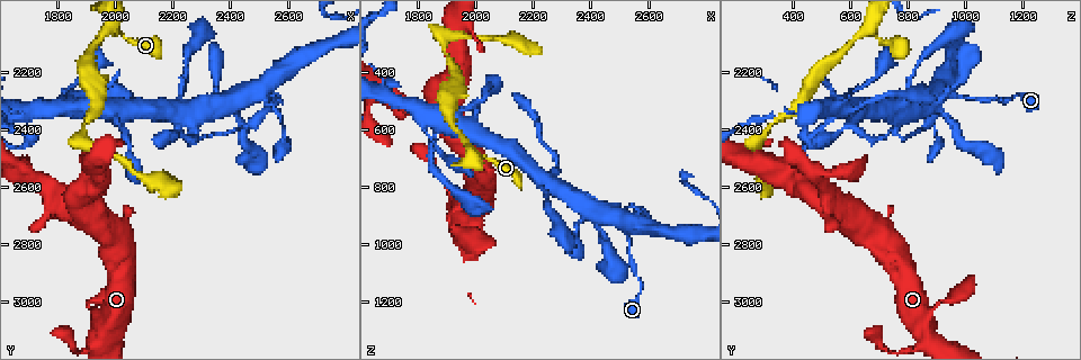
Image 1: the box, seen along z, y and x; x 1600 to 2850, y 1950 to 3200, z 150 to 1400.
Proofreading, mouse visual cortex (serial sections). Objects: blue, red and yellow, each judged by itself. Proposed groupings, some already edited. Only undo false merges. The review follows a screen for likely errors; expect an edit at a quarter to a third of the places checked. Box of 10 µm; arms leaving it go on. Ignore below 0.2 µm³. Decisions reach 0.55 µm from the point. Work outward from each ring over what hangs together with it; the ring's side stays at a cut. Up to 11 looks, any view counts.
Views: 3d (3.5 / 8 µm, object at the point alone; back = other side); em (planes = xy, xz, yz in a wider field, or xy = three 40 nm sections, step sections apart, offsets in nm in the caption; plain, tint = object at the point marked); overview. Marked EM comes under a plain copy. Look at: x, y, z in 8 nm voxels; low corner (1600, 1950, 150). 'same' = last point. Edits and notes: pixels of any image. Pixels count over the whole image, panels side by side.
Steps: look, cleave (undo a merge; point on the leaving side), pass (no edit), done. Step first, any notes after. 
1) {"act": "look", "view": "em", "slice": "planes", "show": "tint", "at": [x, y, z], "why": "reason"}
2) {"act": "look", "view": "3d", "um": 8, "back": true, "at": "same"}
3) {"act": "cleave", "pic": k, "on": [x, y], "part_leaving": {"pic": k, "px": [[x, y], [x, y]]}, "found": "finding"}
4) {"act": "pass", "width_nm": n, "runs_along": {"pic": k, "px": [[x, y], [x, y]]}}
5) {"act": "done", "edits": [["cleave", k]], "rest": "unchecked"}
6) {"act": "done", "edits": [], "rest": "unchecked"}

{"act": "look", "view": "3d", "um": 3.5, "at": [1990, 2040, 680], "why": "branch point"}

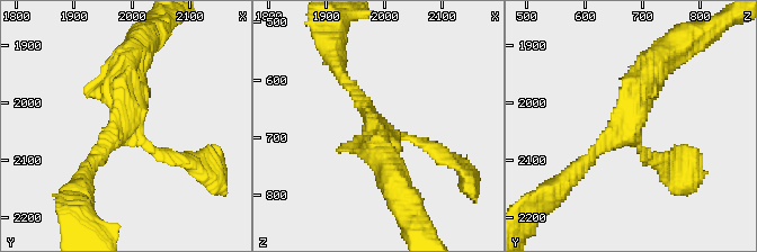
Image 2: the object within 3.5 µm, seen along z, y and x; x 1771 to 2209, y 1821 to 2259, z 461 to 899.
{"act": "look", "view": "em", "slice": "xy", "step": 3, "show": "tint", "at": [1995, 2045, 685]}

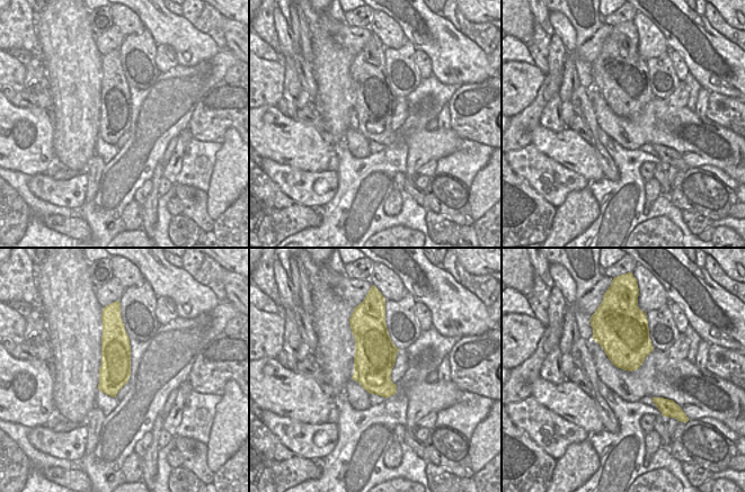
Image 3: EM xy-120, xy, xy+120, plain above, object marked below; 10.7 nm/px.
{"act": "pass", "width_nm": 440, "runs_along": {"pic": 2, "px": [[438, 153], [386, 133], [341, 78]]}, "found": "all the same cell"}

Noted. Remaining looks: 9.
{"act": "look", "view": "3d", "um": 8, "back": true, "at": [2260, 2340, 780], "why": "sharp bend"}

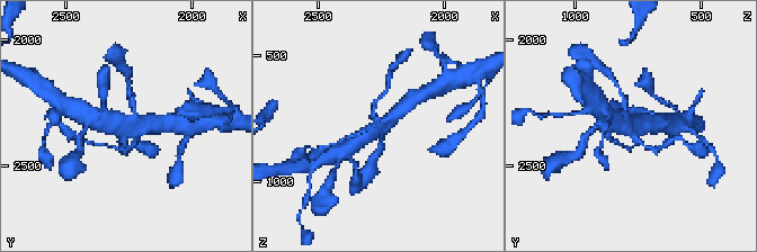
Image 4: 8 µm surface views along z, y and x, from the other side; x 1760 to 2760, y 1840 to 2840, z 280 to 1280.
{"act": "look", "view": "3d", "um": 3.5, "at": "same"}

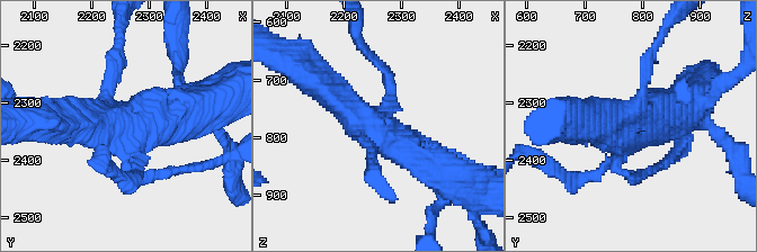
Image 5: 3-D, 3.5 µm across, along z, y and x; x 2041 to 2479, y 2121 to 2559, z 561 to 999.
{"act": "look", "view": "em", "slice": "planes", "show": "tint", "at": [2260, 2340, 790], "arms": 4, "arm_widths_nm": [150, 150, 450, 500]}

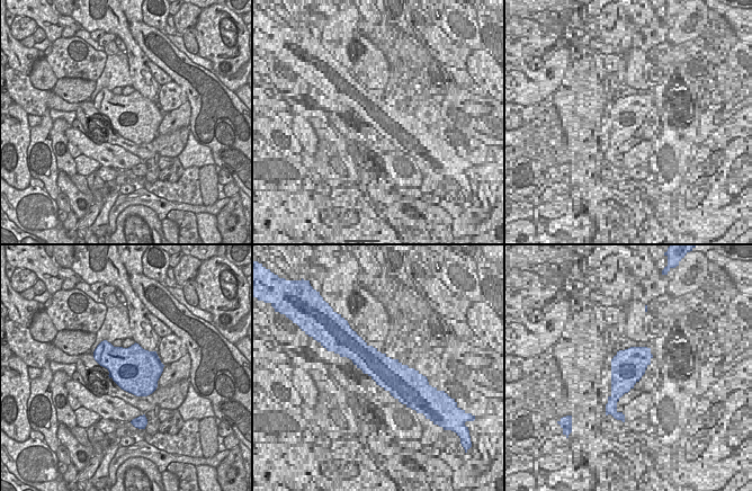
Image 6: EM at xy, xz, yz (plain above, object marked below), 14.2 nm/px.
{"act": "pass", "runs_along": {"pic": 5, "px": [[442, 173], [318, 81]]}, "found": "all the same cell"}

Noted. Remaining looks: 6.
{"act": "look", "view": "3d", "um": 3.5, "at": [1890, 2380, 330], "why": "narrows sharply"}

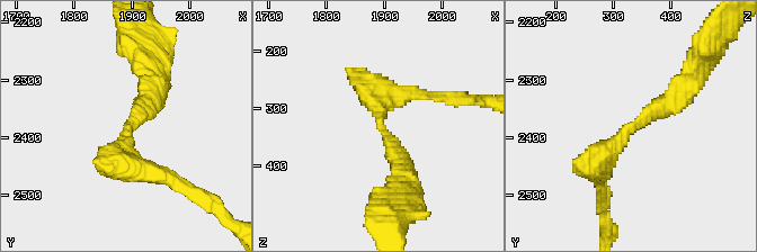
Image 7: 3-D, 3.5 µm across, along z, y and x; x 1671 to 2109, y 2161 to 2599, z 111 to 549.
{"act": "look", "view": "em", "slice": "xy", "step": 2, "show": "tint", "at": [1890, 2380, 330], "why": "shape alone is not enough"}

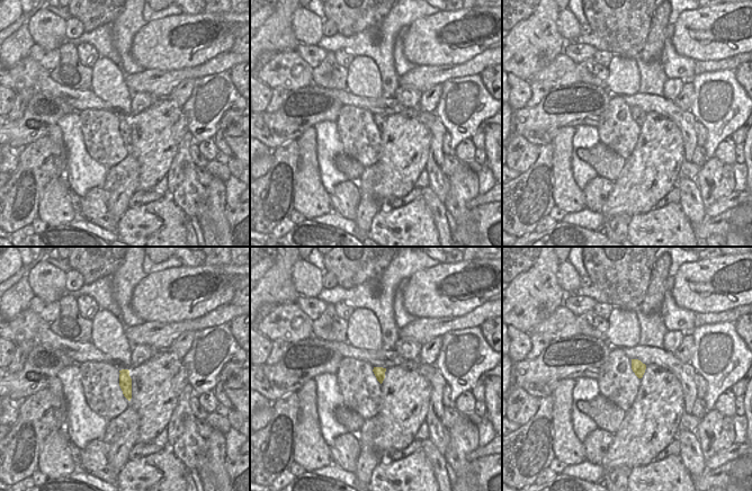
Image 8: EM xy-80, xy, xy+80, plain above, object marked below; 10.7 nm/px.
{"act": "look", "view": "em", "slice": "xy", "step": 5, "show": "tint", "at": "same", "why": "cut it another way"}

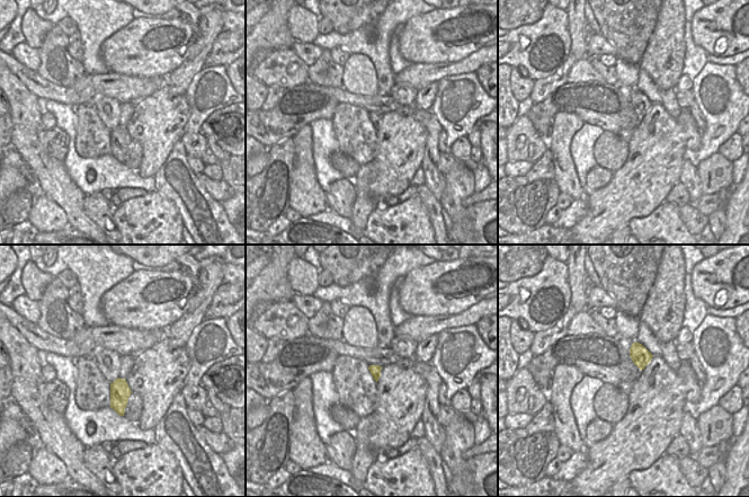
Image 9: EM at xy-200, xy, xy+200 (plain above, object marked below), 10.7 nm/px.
{"act": "pass", "runs_along": {"pic": 7, "px": [[684, 87], [629, 125], [597, 177]]}, "found": "continuous, no second cell"}

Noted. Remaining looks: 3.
{"act": "look", "view": "3d", "um": 3.5, "at": [1820, 2660, 540]}

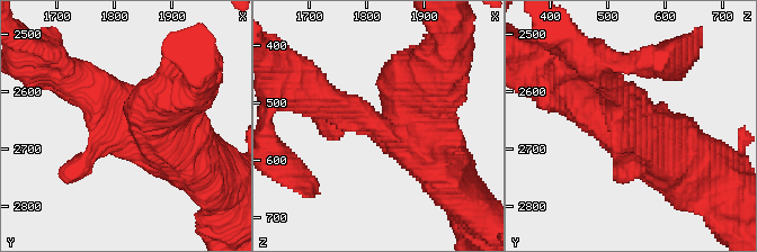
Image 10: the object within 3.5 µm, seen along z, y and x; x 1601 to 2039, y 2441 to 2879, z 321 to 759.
{"act": "look", "view": "em", "slice": "xy", "step": 3, "show": "tint", "at": [1830, 2655, 550], "why": "need the tissue"}

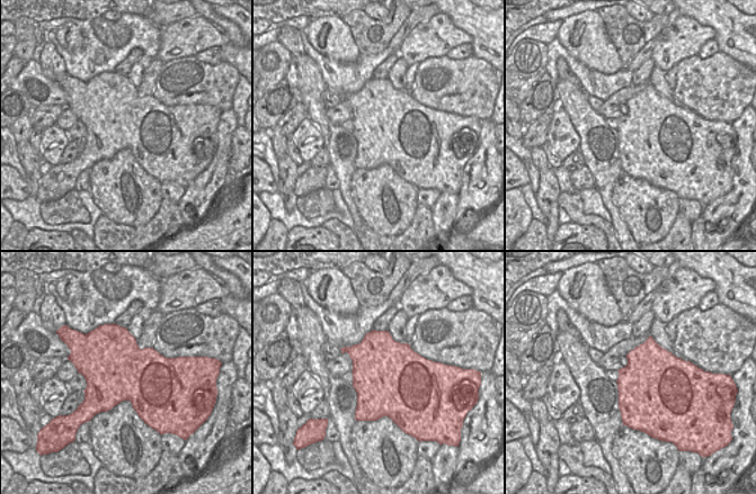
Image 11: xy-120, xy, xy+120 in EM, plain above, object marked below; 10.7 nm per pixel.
{"act": "pass", "width_nm": 800, "runs_along": {"pic": 10, "px": [[673, 161], [568, 84]]}, "found": "all the same cell"}

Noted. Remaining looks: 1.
{"act": "done", "edits": [], "rest": "unchecked"}

